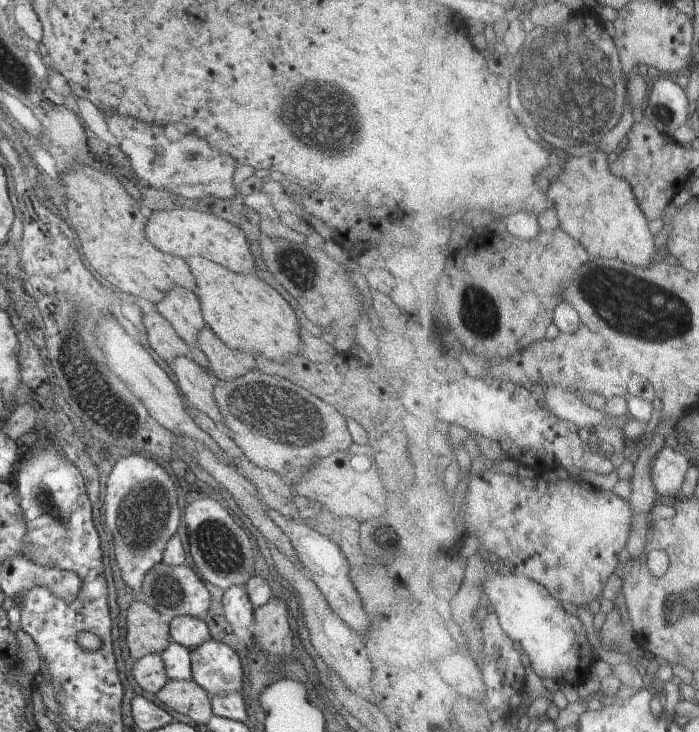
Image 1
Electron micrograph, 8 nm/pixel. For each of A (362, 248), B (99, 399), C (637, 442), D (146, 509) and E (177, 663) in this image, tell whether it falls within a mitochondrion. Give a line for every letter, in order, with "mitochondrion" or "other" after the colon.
A: other
B: mitochondrion
C: other
D: mitochondrion
E: other

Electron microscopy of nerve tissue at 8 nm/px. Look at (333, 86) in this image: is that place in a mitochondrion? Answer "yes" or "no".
yes

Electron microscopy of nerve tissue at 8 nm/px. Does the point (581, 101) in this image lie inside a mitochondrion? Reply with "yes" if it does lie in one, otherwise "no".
yes

